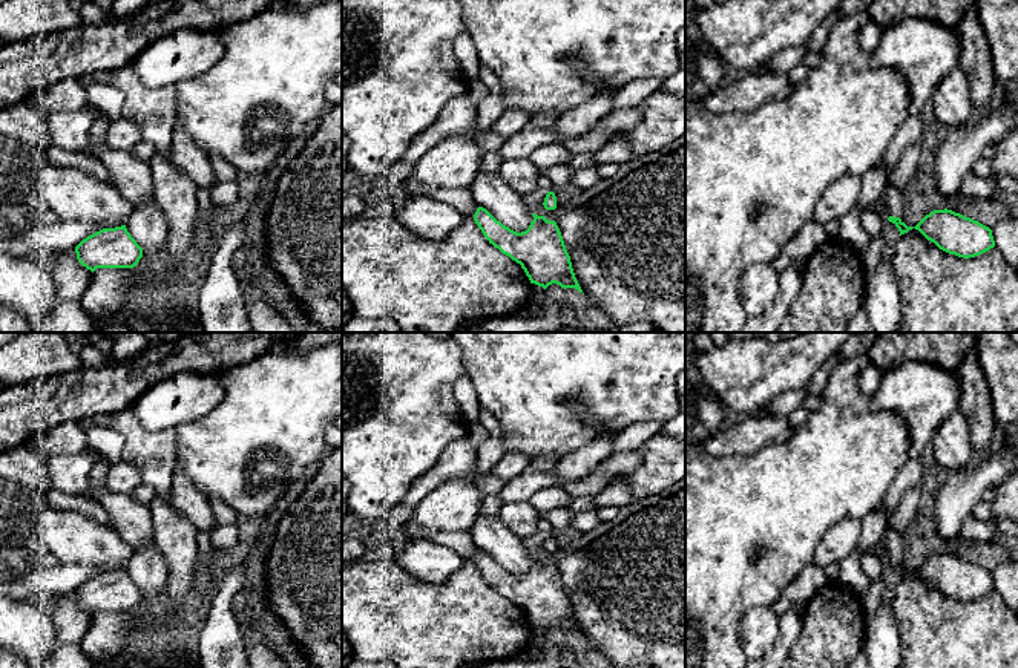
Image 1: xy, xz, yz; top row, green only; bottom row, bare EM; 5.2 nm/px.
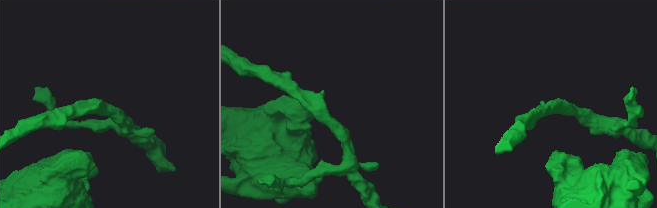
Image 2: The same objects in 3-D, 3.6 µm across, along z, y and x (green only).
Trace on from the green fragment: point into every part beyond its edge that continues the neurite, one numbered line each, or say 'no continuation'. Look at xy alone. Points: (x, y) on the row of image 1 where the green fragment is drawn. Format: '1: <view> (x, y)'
no continuation

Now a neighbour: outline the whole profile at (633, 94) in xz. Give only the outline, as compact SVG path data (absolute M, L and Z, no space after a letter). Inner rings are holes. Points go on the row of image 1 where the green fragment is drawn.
M644 78L632 81L616 92L612 110L630 110L641 106L652 93L659 90L664 80Z

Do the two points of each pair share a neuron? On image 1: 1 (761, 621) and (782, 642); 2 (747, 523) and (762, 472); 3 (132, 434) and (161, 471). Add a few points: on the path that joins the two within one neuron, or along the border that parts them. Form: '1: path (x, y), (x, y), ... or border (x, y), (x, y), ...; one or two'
1: border (779, 616), (779, 635), (765, 651); two
2: path (759, 510), (762, 507), (762, 484); one
3: path (140, 443), (155, 461); one

